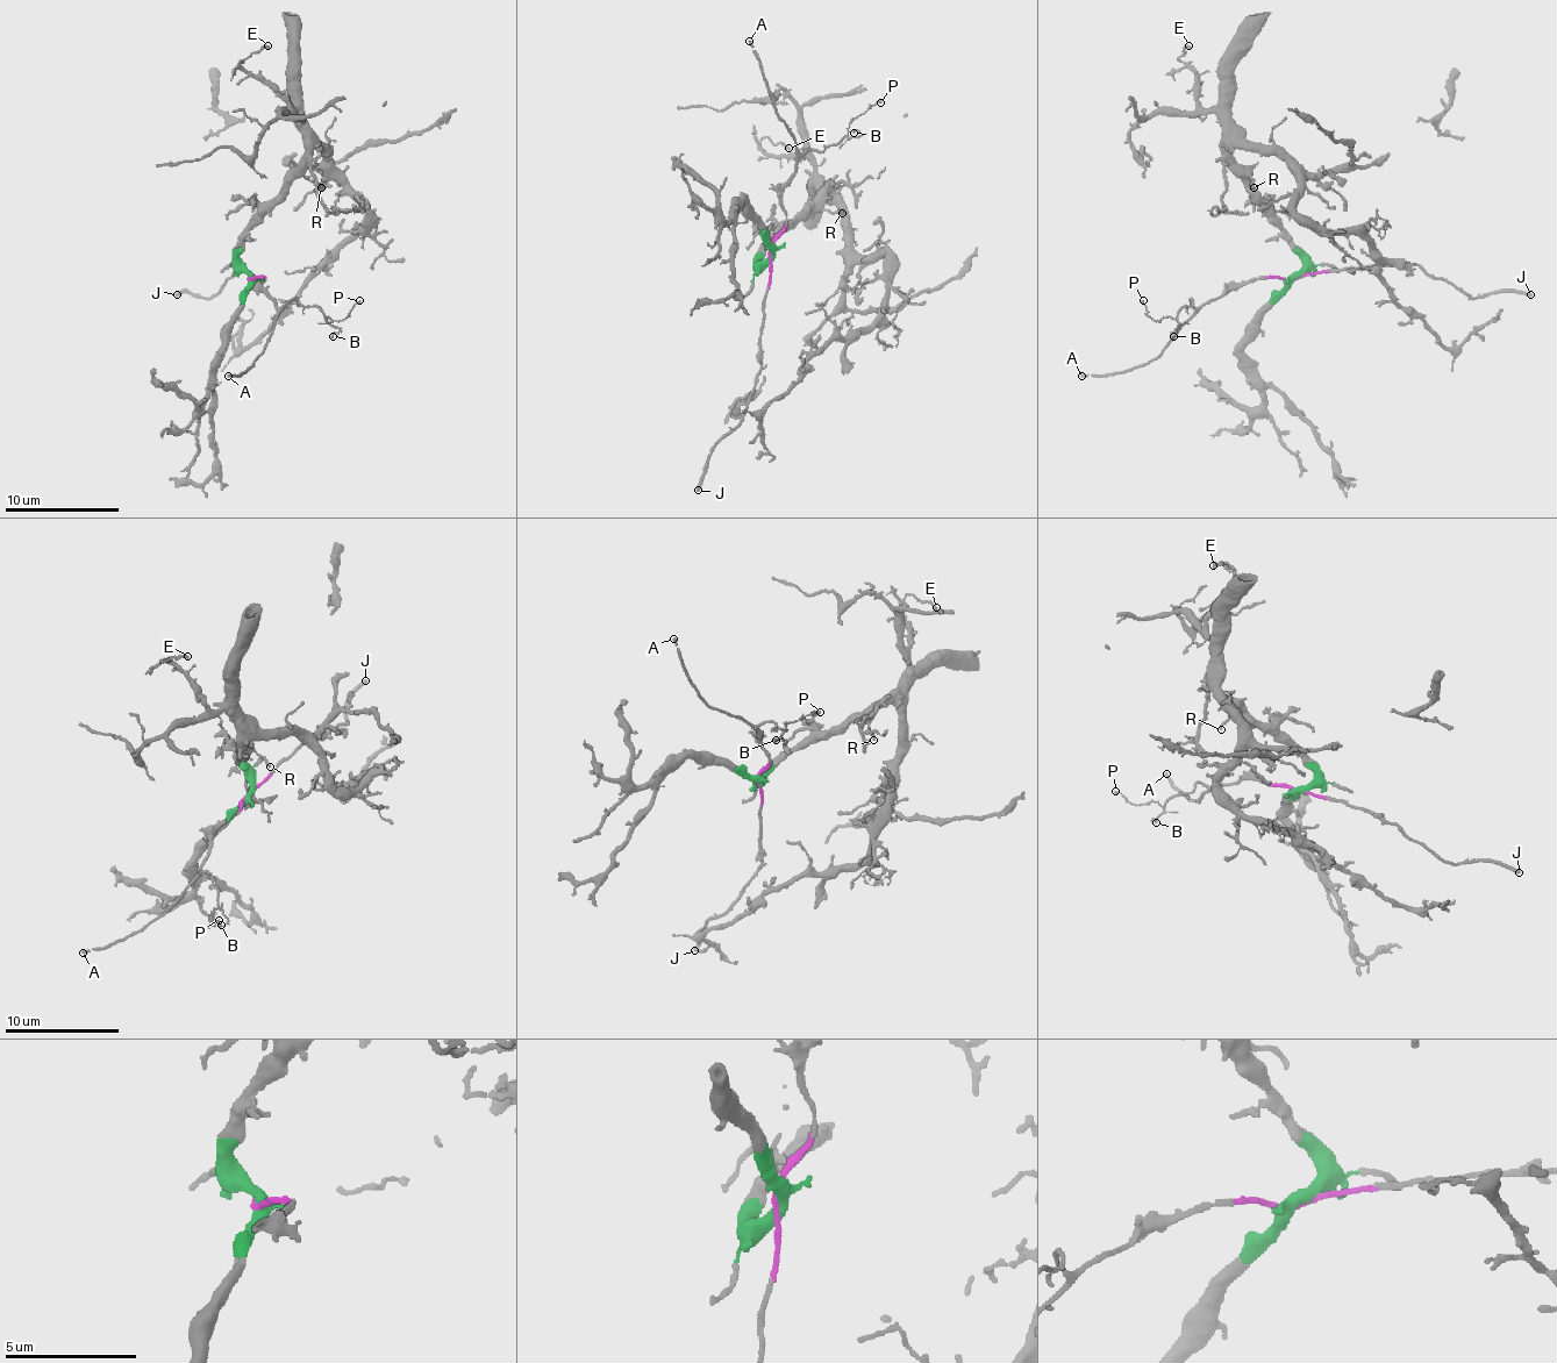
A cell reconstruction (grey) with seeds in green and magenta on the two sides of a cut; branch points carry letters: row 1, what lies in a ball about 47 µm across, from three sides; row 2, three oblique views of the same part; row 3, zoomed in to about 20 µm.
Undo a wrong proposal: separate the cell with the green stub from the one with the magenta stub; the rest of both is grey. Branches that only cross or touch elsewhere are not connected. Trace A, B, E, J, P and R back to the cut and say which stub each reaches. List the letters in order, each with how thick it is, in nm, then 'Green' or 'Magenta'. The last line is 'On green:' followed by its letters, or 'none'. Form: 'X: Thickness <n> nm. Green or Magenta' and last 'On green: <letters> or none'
A: Thickness 130 nm. Magenta
B: Thickness 90 nm. Magenta
E: Thickness 190 nm. Green
J: Thickness 220 nm. Magenta
P: Thickness 90 nm. Magenta
R: Thickness 140 nm. Green
On green: E, R

